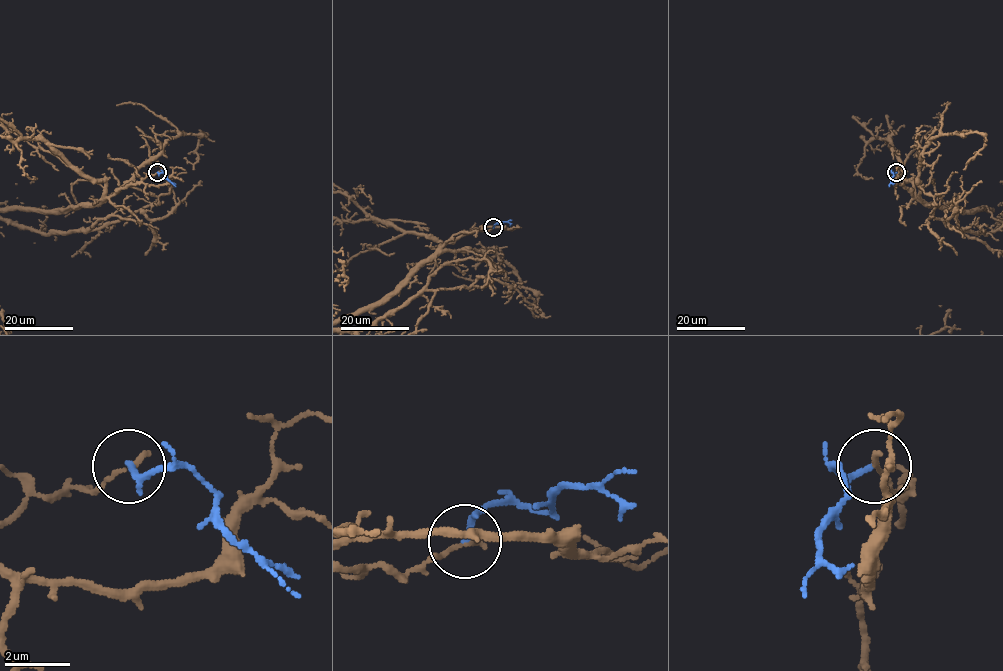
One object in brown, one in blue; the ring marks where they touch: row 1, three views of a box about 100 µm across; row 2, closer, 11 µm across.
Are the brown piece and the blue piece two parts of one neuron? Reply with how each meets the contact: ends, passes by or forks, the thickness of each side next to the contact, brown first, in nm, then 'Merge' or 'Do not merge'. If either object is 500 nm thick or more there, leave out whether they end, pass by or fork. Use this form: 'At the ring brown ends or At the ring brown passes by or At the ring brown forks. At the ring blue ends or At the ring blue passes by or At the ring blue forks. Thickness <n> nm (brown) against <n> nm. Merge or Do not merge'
At the ring brown ends. At the ring blue ends. Thickness 170 nm (brown) against 200 nm. Do not merge

